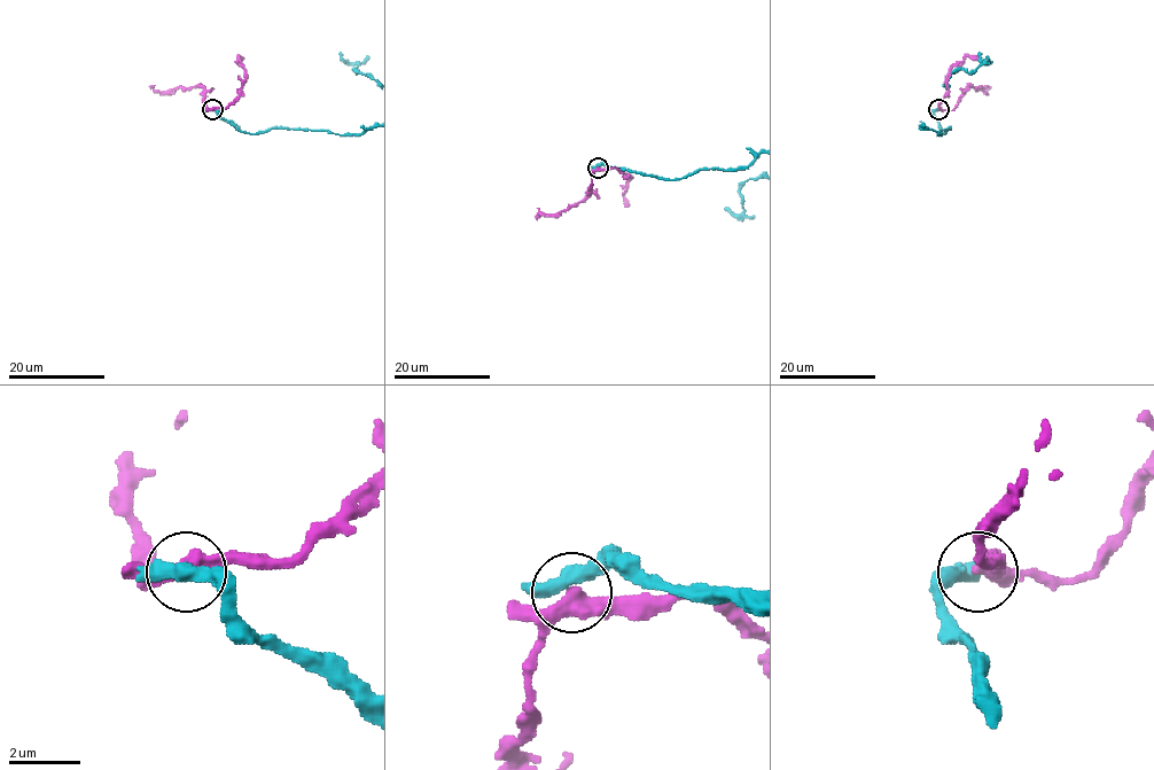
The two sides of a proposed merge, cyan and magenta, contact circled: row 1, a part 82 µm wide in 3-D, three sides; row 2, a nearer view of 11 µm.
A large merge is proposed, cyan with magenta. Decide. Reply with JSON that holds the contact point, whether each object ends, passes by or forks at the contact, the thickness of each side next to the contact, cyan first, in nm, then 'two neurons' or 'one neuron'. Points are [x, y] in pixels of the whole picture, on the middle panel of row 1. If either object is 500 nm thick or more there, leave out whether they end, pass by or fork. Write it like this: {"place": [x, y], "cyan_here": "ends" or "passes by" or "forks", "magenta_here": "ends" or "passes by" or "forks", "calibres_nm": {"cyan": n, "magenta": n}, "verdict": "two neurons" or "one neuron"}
{"place": [598, 168], "calibres_nm": {"cyan": 550, "magenta": 440}, "verdict": "two neurons"}

